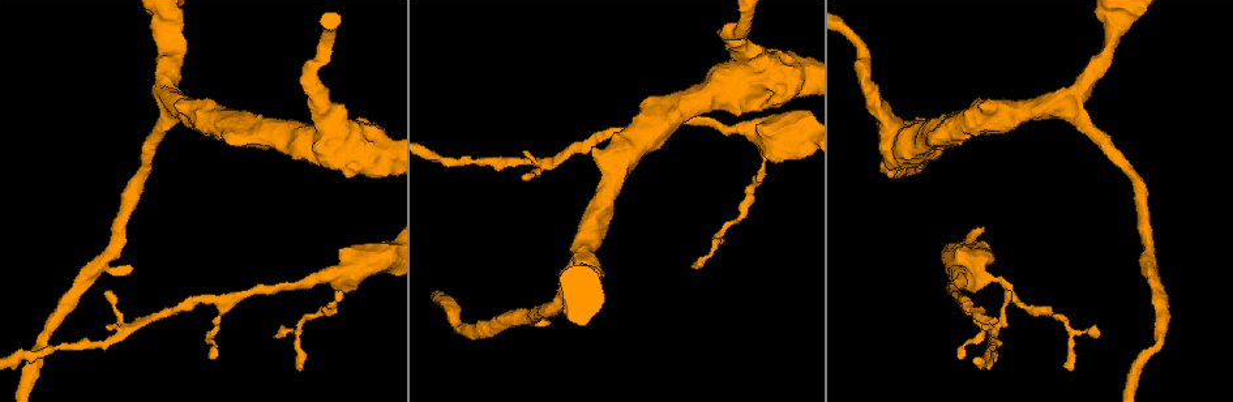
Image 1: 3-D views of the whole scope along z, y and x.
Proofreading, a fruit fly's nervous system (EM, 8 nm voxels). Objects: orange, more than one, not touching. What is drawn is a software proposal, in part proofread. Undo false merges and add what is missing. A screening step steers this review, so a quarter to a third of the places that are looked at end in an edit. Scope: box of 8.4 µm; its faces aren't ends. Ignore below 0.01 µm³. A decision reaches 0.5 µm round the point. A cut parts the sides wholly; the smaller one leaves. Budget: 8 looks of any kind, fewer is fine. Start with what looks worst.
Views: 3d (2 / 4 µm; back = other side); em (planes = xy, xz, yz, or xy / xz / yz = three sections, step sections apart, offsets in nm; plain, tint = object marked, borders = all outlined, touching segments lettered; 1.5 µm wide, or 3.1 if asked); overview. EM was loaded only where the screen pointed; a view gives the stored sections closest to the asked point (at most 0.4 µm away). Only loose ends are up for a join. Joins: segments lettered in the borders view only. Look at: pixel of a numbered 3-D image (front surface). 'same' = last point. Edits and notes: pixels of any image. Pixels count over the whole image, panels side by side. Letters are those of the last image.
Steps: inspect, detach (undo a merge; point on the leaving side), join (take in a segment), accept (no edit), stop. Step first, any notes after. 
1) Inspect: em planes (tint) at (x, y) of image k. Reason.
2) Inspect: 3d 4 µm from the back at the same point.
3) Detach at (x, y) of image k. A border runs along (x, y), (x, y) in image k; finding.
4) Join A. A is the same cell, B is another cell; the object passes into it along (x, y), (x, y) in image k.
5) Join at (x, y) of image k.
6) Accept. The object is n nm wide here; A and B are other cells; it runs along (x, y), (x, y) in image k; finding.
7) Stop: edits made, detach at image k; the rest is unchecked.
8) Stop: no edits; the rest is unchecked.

Inspect: em planes (tint) at (212, 358) of image 1. Thin end.

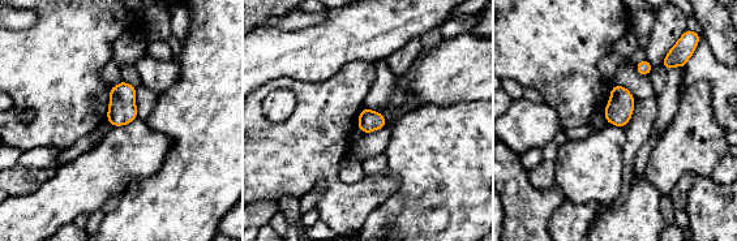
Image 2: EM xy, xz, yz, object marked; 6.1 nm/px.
Inspect: em planes (borders) at the same point.

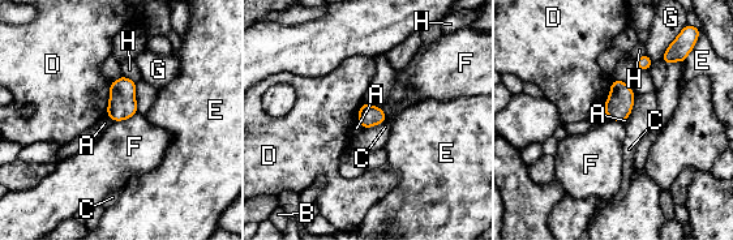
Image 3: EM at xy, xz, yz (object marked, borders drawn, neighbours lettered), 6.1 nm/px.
Accept. The longest contact is with D, 220 nm; A, B, C, D, E, F, G and H are other cells; a border runs along (137, 111), (125, 119), (114, 121) in image 3; none of them fits.

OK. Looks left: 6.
Inspect: 3d 2 µm at (1005, 292) of image 1. Thin end.

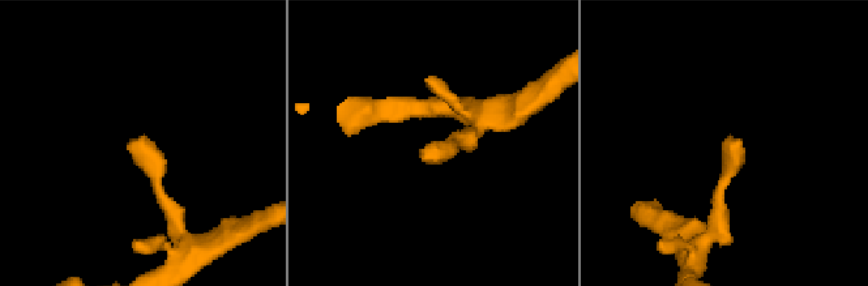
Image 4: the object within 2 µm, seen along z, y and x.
Inspect: em planes (borders) at (132, 141) of image 4.

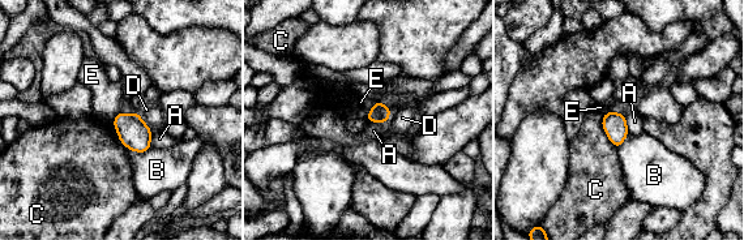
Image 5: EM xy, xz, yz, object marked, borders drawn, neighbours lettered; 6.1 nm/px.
Accept. A, B, C, D and E are other cells; a border runs along (376, 102), (364, 118) in image 5; no lettered segment goes on from it.

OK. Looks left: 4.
Inspect: em xy step 8 (borders) at (277, 338) of image 1. Tapers out.

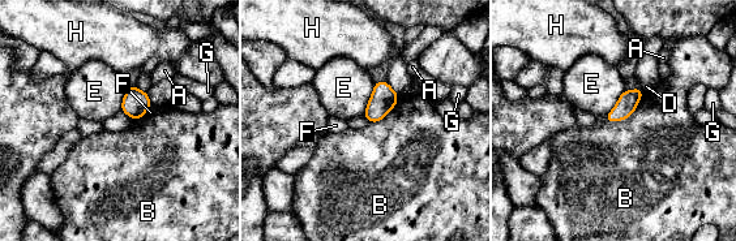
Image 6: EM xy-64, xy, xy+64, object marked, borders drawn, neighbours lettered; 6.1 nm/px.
Accept. A, B, D, E, F, G and H are other cells; a border runs along (644, 91), (629, 116), (603, 119) in image 6; none of them fits.

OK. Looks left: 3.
Stop: no edits; the rest is unchecked.

